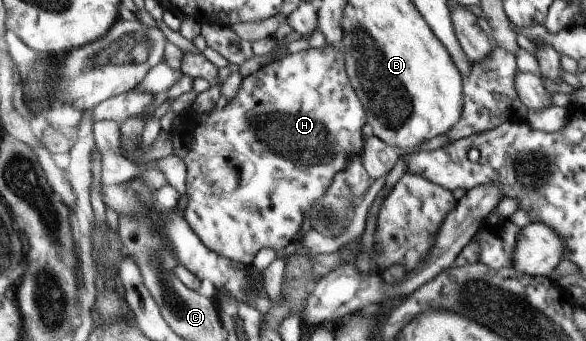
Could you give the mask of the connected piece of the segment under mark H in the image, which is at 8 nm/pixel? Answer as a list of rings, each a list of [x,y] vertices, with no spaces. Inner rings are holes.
[[[326,44],[315,49],[303,49],[297,53],[290,53],[281,60],[271,61],[244,77],[236,96],[221,110],[196,113],[191,111],[191,116],[196,117],[195,129],[192,132],[190,151],[184,157],[186,164],[186,196],[187,207],[184,210],[184,217],[190,226],[197,232],[197,235],[205,242],[210,250],[224,255],[233,261],[241,262],[249,268],[262,248],[286,248],[297,237],[304,216],[315,203],[325,196],[330,185],[333,184],[337,174],[346,168],[353,154],[362,156],[365,150],[365,136],[362,134],[364,124],[368,123],[368,112],[363,106],[361,98],[358,98],[349,74],[346,70],[345,54],[342,47],[333,47]]]

